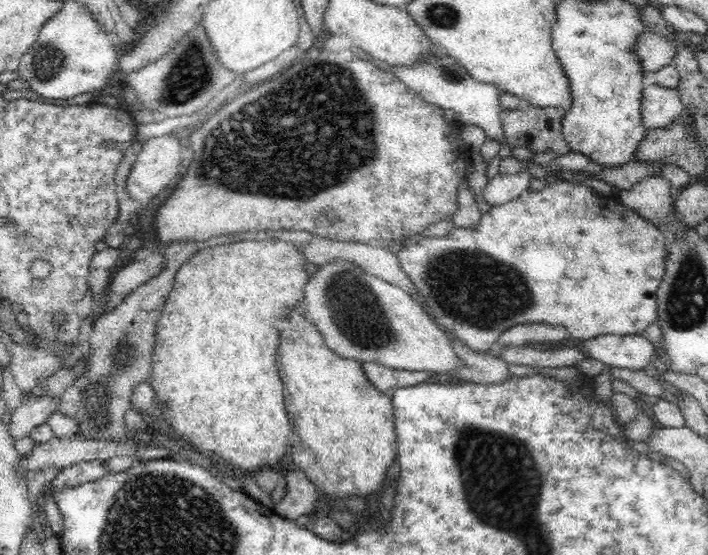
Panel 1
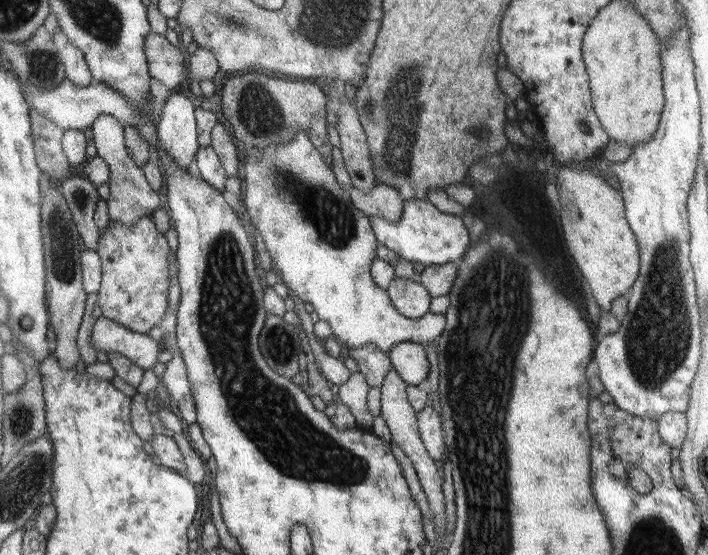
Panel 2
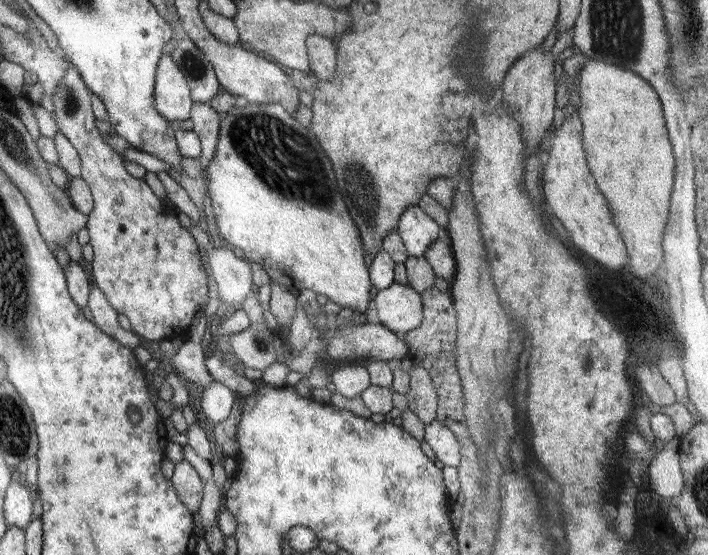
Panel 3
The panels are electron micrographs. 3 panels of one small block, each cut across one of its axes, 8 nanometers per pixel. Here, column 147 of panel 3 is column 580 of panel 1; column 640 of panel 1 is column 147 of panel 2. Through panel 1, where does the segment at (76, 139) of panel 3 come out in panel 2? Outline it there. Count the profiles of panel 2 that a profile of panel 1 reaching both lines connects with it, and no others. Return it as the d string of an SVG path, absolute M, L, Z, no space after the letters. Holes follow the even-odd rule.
M141 217L131 226L123 226L120 222L111 221L105 233L100 236L95 251L100 258L101 280L96 292L96 304L101 309L101 316L131 332L146 334L153 325L158 324L159 320L163 320L165 308L167 308L167 287L169 286L167 255L170 250L165 237L155 230L150 217Z

